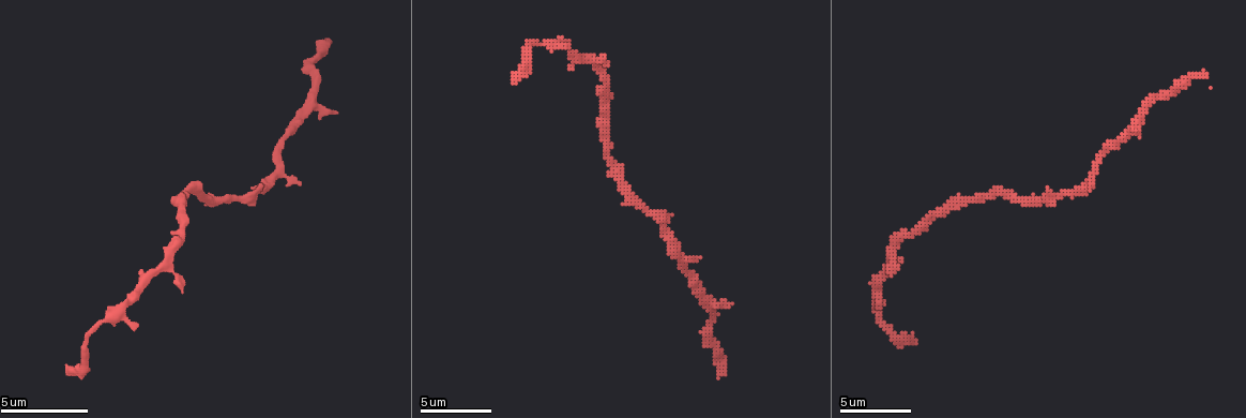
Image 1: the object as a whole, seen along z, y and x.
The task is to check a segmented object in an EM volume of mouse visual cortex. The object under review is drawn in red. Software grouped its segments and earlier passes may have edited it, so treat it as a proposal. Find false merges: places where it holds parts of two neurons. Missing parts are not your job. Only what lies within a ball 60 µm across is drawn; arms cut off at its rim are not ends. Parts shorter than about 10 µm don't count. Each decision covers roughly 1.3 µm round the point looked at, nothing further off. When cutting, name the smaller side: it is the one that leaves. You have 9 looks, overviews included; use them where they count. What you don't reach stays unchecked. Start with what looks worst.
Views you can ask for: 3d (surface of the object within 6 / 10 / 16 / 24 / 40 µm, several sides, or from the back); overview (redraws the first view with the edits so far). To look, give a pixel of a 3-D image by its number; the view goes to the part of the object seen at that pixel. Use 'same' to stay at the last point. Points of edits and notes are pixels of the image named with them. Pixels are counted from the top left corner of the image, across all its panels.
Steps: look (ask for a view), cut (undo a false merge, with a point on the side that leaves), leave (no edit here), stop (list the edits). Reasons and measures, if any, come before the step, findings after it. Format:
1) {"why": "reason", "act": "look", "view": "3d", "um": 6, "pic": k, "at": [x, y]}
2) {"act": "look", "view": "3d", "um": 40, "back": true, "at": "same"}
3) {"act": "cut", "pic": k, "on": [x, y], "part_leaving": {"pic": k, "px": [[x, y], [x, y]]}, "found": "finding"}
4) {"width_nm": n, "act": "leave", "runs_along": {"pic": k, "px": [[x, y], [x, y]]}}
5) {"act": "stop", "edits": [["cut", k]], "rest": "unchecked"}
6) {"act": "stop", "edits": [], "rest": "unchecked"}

{"act": "look", "view": "3d", "um": 6, "pic": 1, "at": [196, 194]}

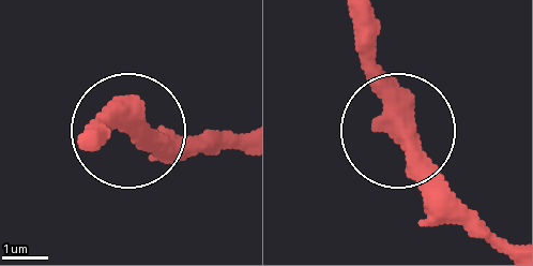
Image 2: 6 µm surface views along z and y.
{"act": "leave", "runs_along": {"pic": 2, "px": [[412, 139], [400, 135], [504, 239]]}, "found": "all the same neuron"}

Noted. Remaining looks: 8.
{"why": "calibre changes", "act": "look", "view": "3d", "um": 6, "pic": 1, "at": [281, 140]}

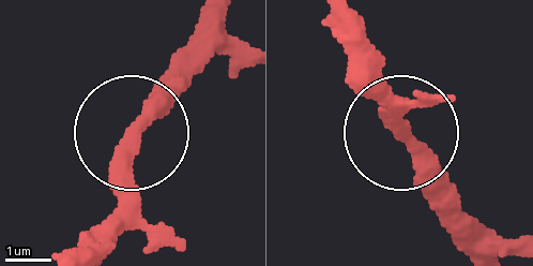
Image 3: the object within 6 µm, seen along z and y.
{"width_nm": 310, "act": "leave", "found": "continuous, no second neuron"}

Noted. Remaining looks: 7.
{"why": "three arms meet", "act": "look", "view": "3d", "um": 16, "pic": 1, "at": [111, 314]}

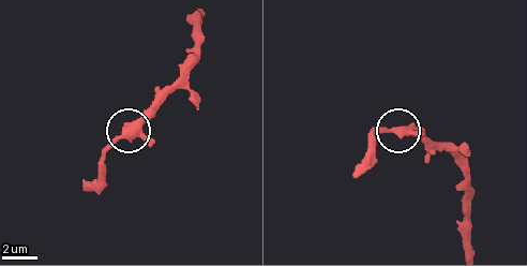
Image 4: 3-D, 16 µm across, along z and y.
{"arms": 3, "act": "leave", "found": "all the same neuron"}

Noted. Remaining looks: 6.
{"why": "a narrow waist", "act": "look", "view": "3d", "um": 6, "pic": 1, "at": [917, 228]}

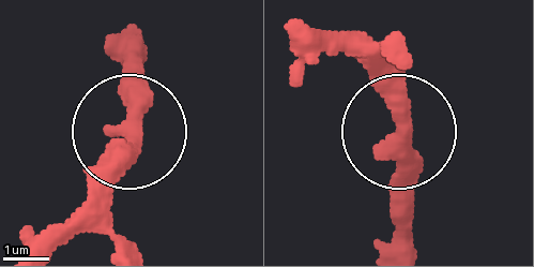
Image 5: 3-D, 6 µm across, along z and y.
{"width_nm": 380, "act": "leave", "found": "one neuron here"}

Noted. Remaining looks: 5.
{"act": "stop", "edits": [], "rest": "unchecked"}

